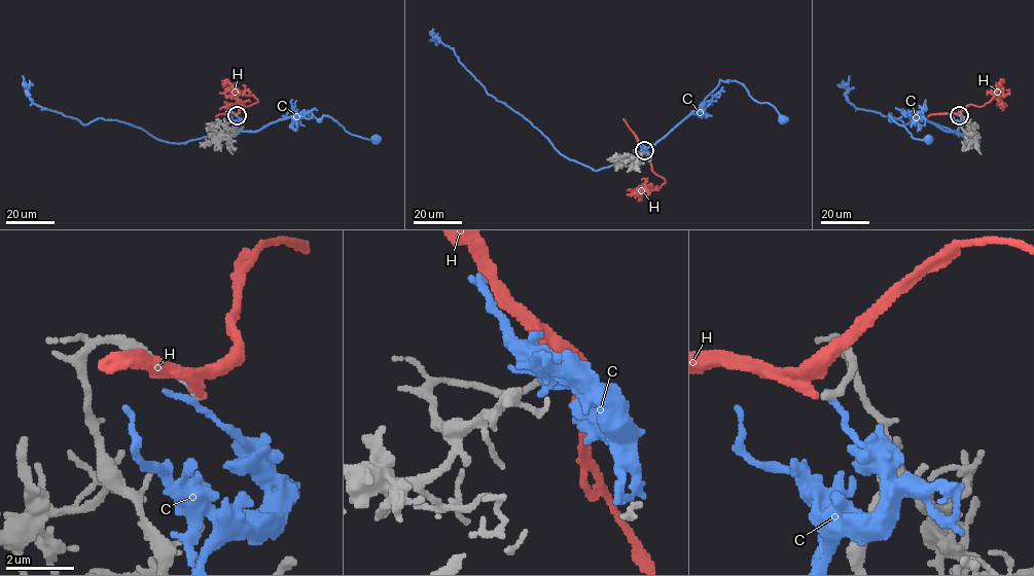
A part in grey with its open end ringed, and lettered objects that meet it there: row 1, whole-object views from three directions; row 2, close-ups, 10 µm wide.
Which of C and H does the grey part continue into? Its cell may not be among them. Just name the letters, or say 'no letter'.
H

